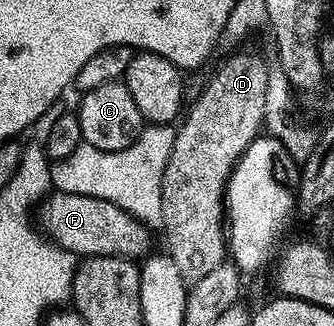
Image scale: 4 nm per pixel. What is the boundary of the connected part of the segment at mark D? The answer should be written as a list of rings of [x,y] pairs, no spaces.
[[[247,49],[236,50],[239,51],[236,55],[229,56],[216,69],[211,80],[204,85],[203,92],[196,97],[195,104],[186,108],[185,118],[178,124],[175,132],[173,153],[169,153],[169,165],[165,165],[161,189],[161,232],[167,238],[166,254],[170,255],[173,265],[177,265],[184,283],[188,285],[201,281],[201,277],[205,277],[209,269],[217,269],[217,265],[225,262],[229,251],[229,231],[225,226],[227,182],[240,155],[245,153],[253,140],[260,138],[265,127],[269,66],[267,67],[261,56],[243,50]]]

